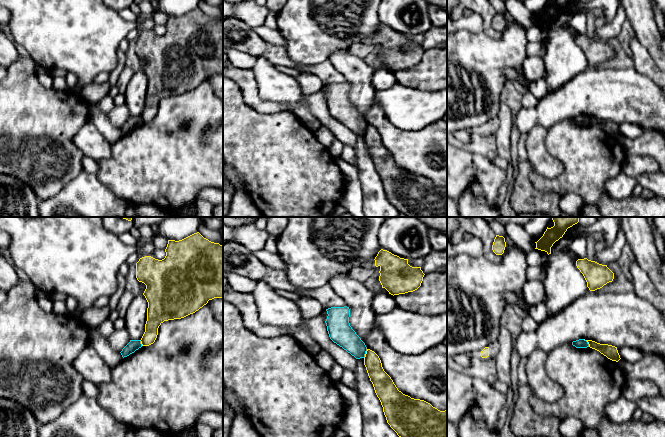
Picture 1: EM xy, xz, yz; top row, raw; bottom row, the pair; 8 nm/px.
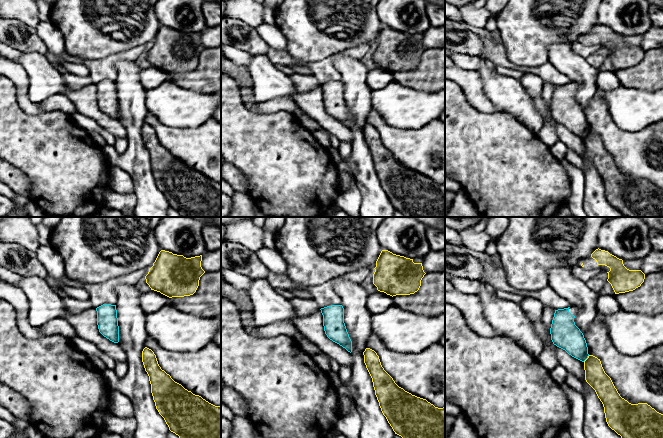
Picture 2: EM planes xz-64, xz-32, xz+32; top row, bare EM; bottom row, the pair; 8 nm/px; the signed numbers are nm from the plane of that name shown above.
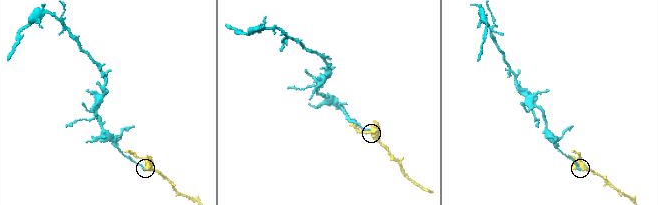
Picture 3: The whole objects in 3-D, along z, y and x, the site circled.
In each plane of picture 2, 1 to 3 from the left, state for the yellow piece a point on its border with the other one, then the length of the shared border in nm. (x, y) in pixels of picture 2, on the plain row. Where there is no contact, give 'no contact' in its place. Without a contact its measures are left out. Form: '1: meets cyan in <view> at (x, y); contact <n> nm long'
1: no contact
2: no contact
3: meets cyan in xz+32 at (586, 134); contact 80 nm long

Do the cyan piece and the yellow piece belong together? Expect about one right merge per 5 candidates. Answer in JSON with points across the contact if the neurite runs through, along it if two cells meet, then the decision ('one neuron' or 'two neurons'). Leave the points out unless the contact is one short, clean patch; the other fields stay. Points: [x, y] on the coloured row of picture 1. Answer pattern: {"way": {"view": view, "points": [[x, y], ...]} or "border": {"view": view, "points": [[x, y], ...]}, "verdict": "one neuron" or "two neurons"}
{"border": {"view": "xz", "points": [[367, 349], [363, 357]]}, "verdict": "two neurons"}

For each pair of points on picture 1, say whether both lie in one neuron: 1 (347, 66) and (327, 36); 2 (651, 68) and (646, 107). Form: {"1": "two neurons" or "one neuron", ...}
{"1": "two neurons", "2": "two neurons"}

